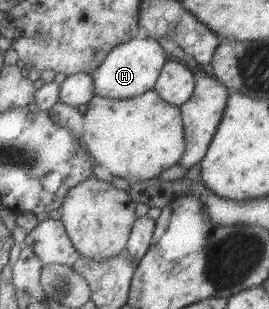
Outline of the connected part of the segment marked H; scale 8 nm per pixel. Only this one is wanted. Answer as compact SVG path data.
M139 37L118 45L92 73L96 95L116 100L143 95L143 92L153 89L167 58L167 53L162 50L162 44L151 38Z

